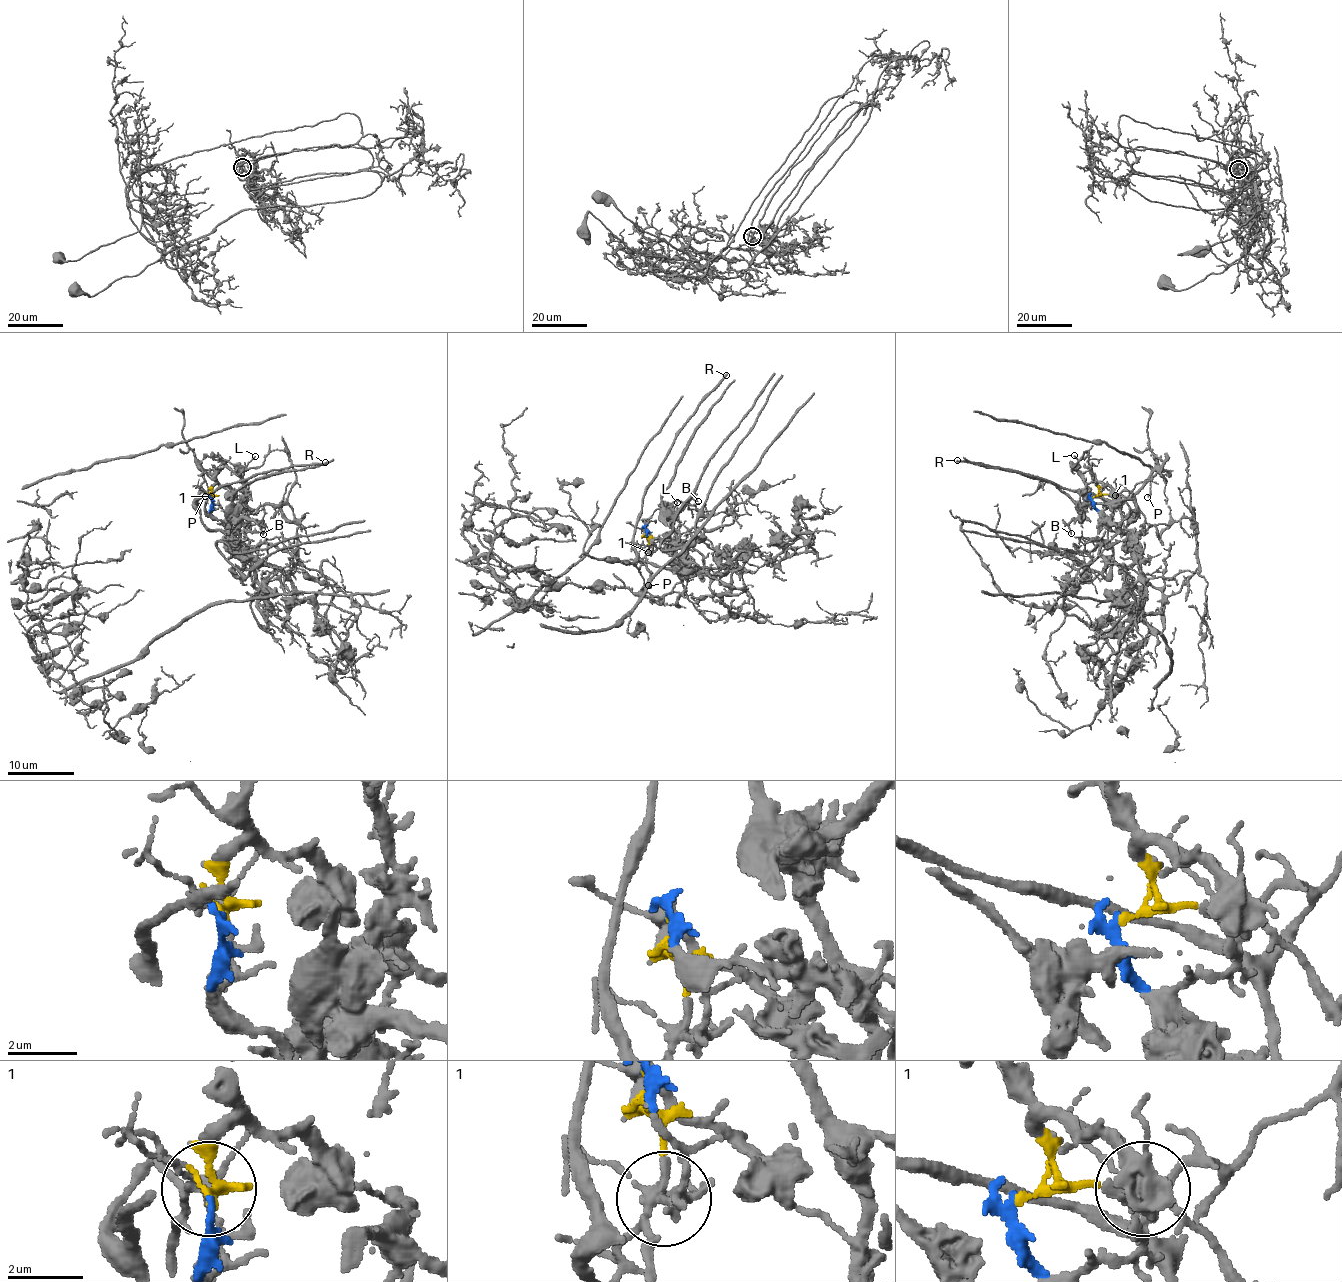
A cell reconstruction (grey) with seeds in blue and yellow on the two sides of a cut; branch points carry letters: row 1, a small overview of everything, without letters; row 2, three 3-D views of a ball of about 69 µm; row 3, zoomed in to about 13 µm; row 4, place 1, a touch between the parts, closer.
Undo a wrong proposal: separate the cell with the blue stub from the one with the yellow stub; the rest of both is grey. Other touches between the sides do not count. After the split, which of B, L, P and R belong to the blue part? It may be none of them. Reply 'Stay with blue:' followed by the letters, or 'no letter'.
Stay with blue: B, L

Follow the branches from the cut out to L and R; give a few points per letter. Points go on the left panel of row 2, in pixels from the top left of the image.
L: (212, 498), (210, 511), (219, 520), (237, 519), (244, 511), (240, 502), (244, 495), (242, 472), (254, 455)
R: (212, 498), (203, 492), (198, 495), (195, 504), (220, 488), (271, 470), (325, 462)

